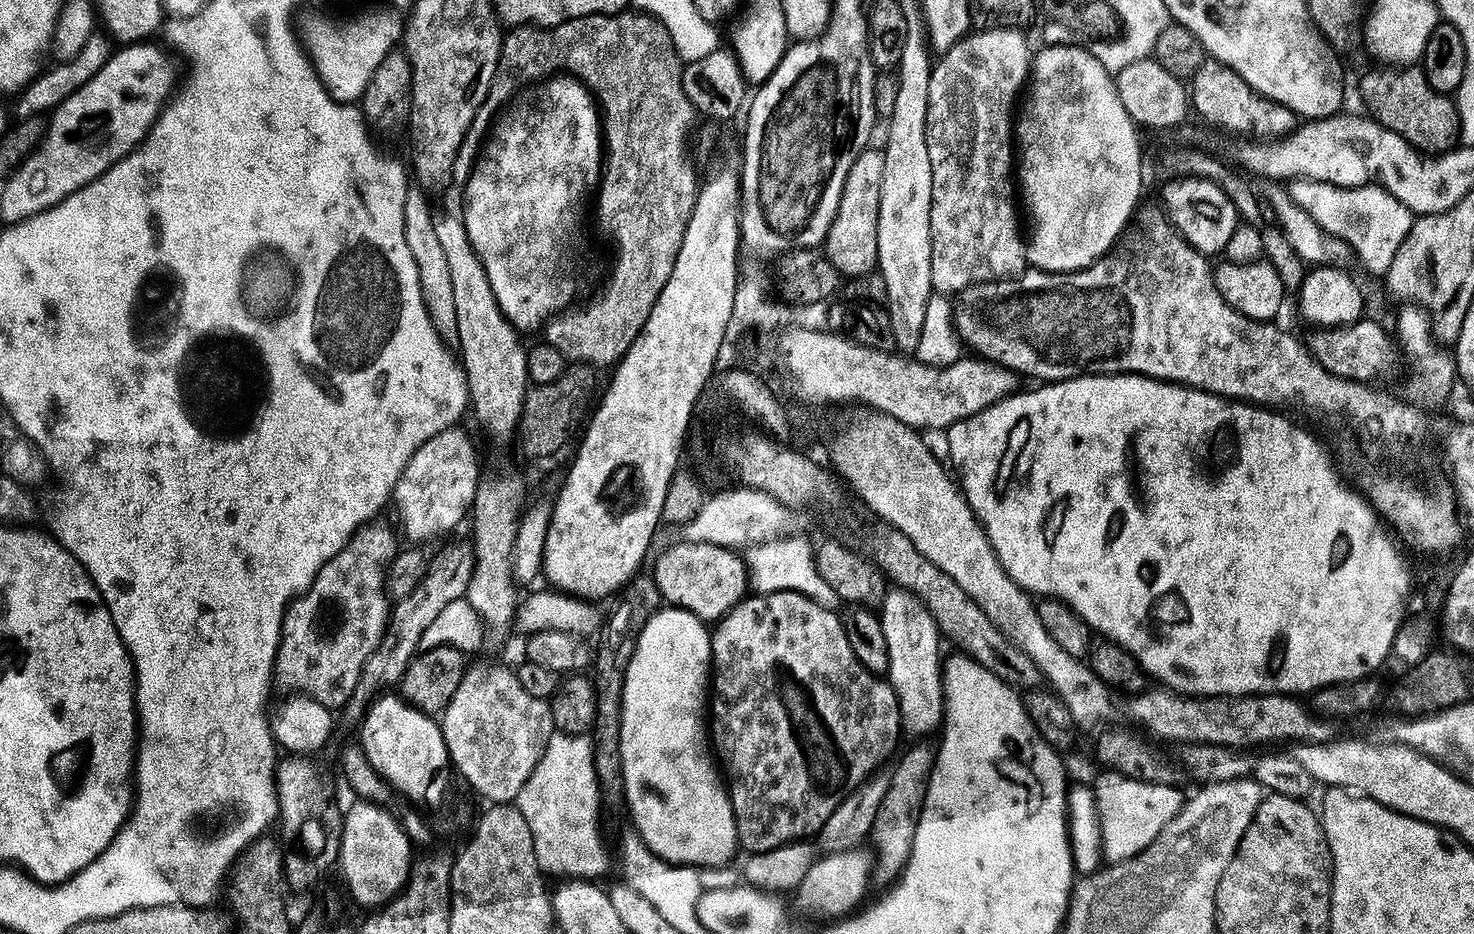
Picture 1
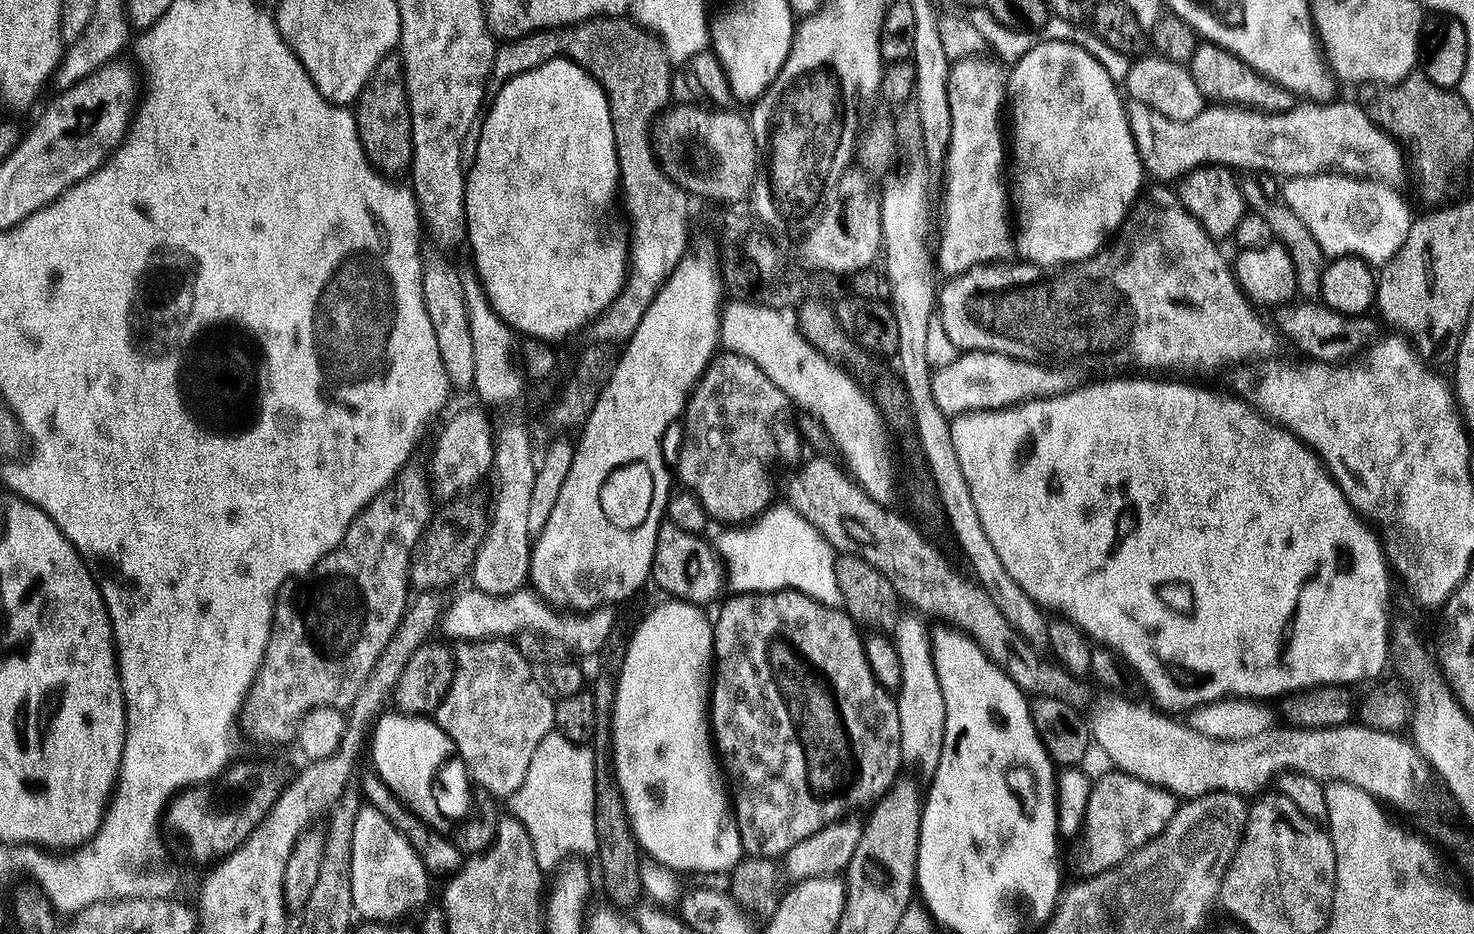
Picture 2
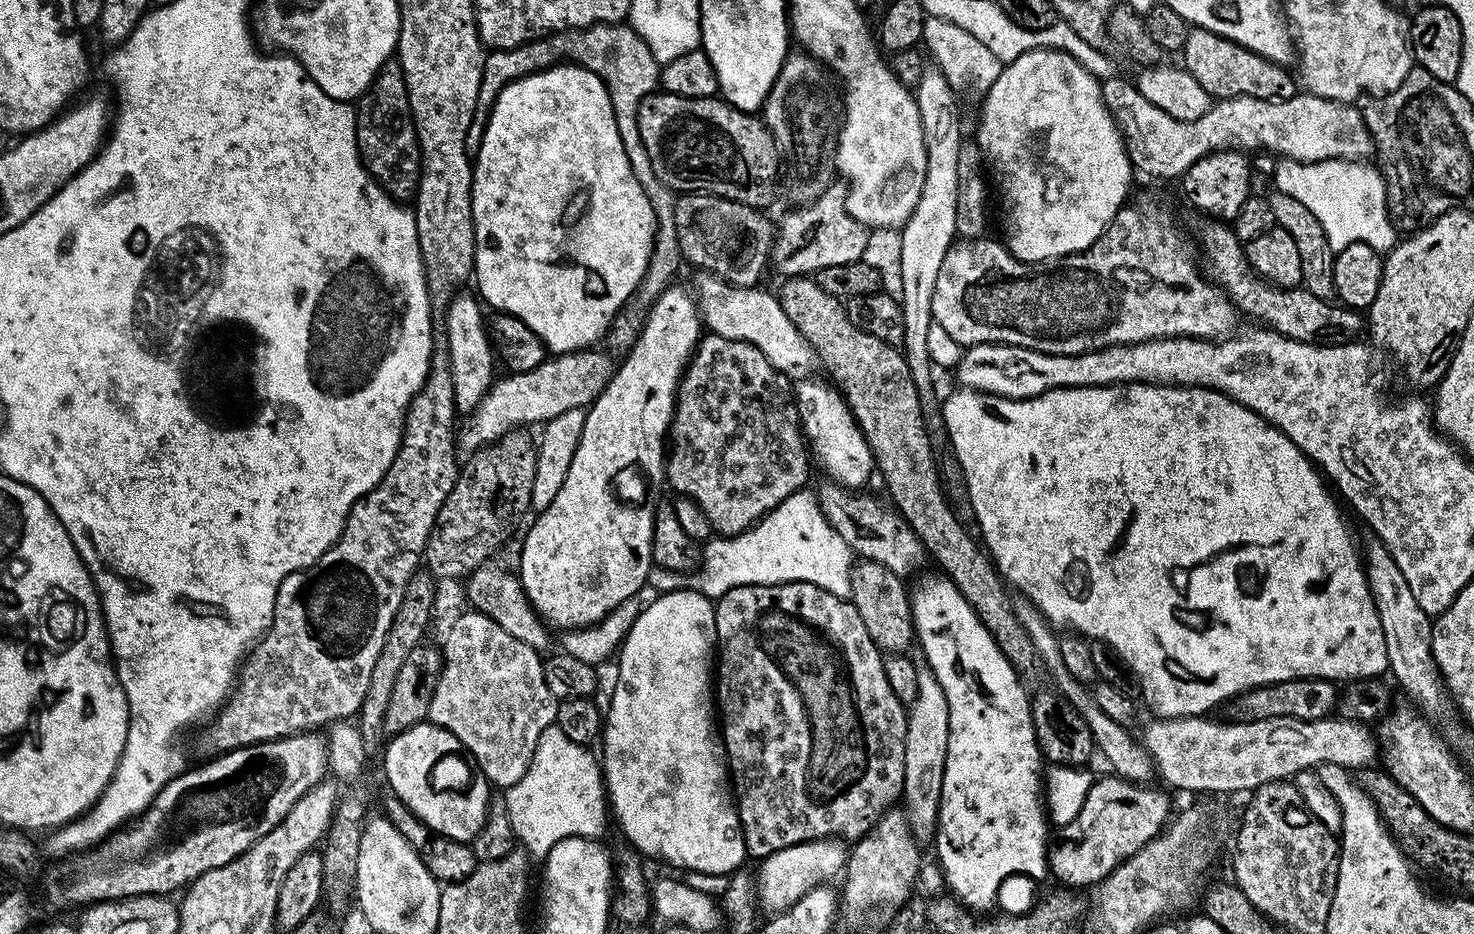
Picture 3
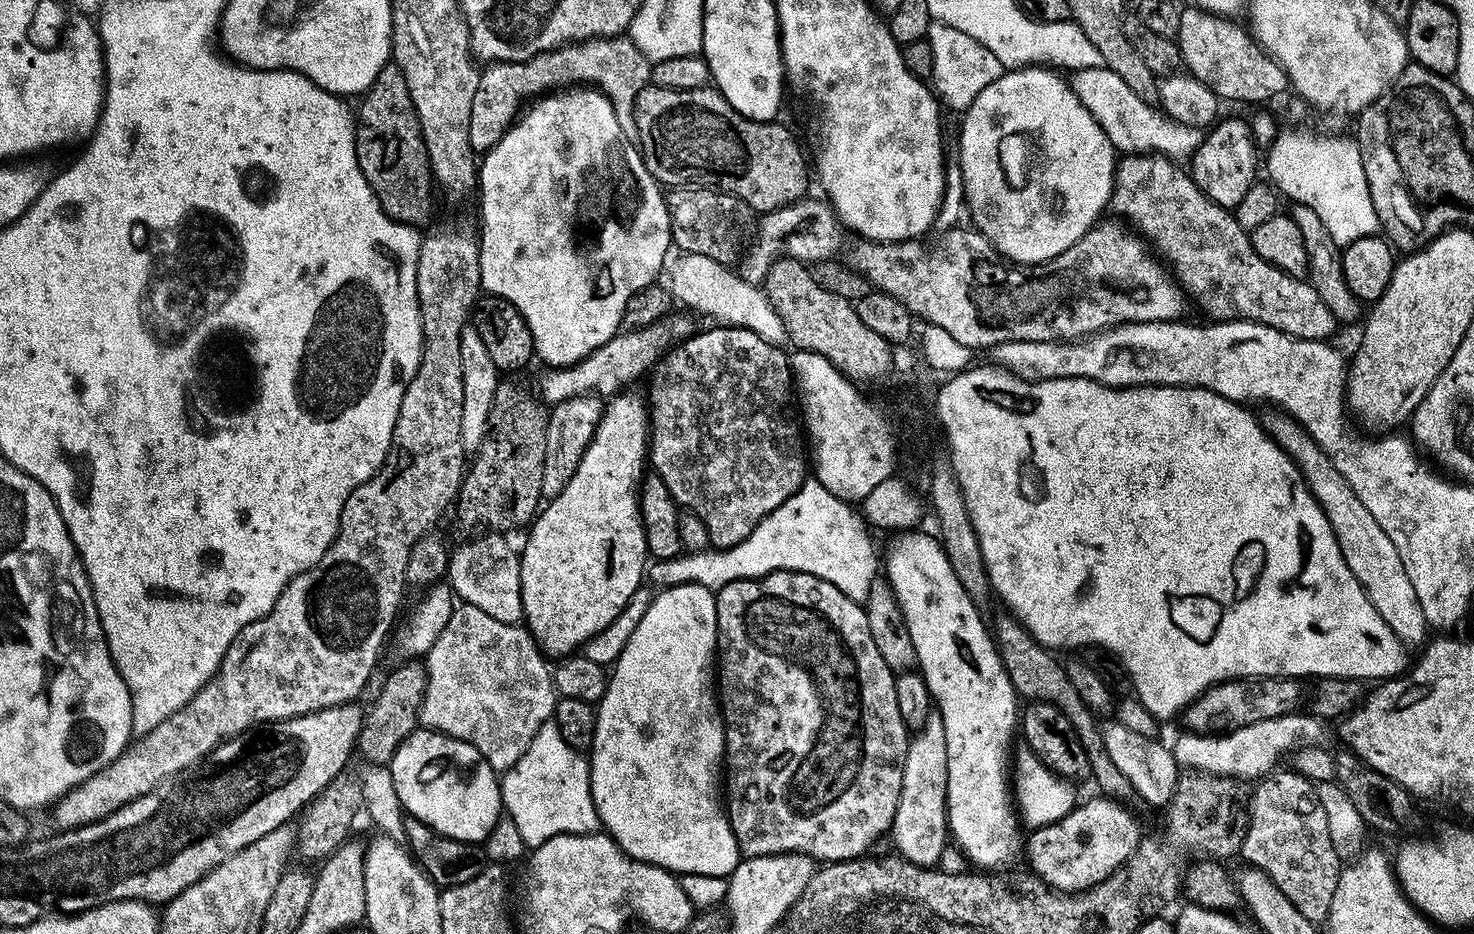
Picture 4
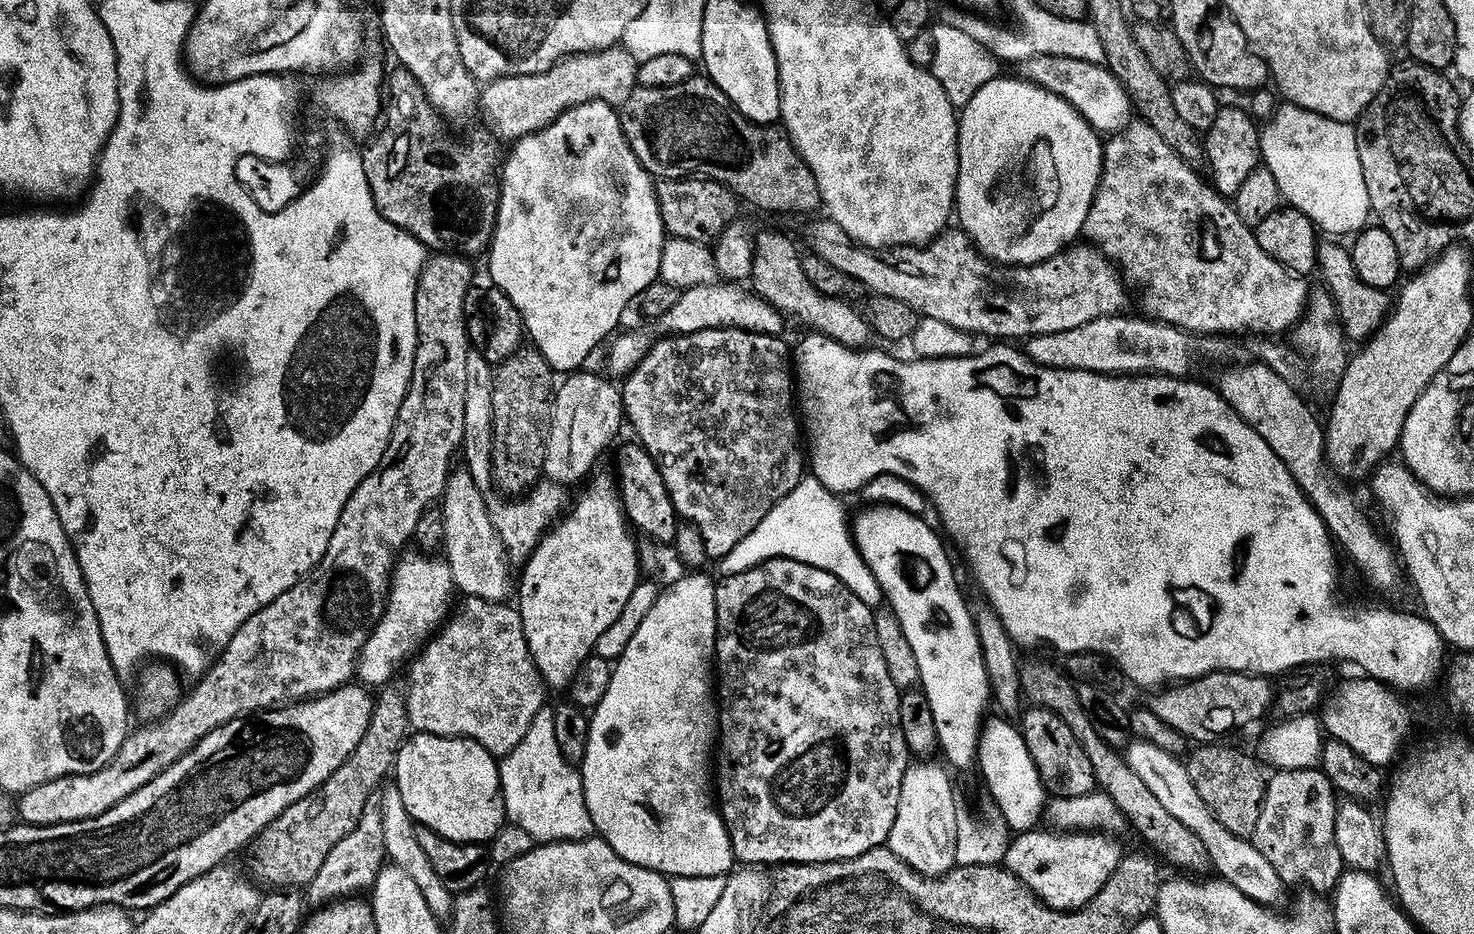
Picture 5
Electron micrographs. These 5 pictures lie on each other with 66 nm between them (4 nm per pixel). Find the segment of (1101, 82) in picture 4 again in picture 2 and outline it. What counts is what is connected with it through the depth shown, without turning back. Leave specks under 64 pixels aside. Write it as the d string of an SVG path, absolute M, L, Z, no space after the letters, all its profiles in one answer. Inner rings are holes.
M1129 99L1126 104L1128 114L1128 125L1132 131L1134 138L1134 146L1140 155L1140 164L1144 168L1145 173L1149 177L1155 178L1160 182L1176 182L1181 178L1193 172L1196 168L1205 166L1223 166L1229 170L1237 170L1236 168L1249 168L1247 170L1252 174L1260 174L1258 172L1273 172L1279 178L1287 178L1290 176L1319 176L1321 174L1336 173L1346 176L1355 176L1357 178L1367 178L1373 182L1387 184L1390 188L1397 190L1403 189L1405 180L1406 184L1406 161L1400 145L1377 126L1371 118L1368 117L1367 111L1363 107L1360 108L1356 104L1351 104L1348 100L1333 99L1331 102L1300 102L1290 110L1285 112L1261 112L1255 108L1246 108L1243 106L1229 106L1226 104L1216 104L1215 106L1206 106L1198 114L1194 114L1194 118L1189 120L1175 120L1174 118L1166 118L1162 114L1158 114L1153 108L1146 107L1140 100Z

